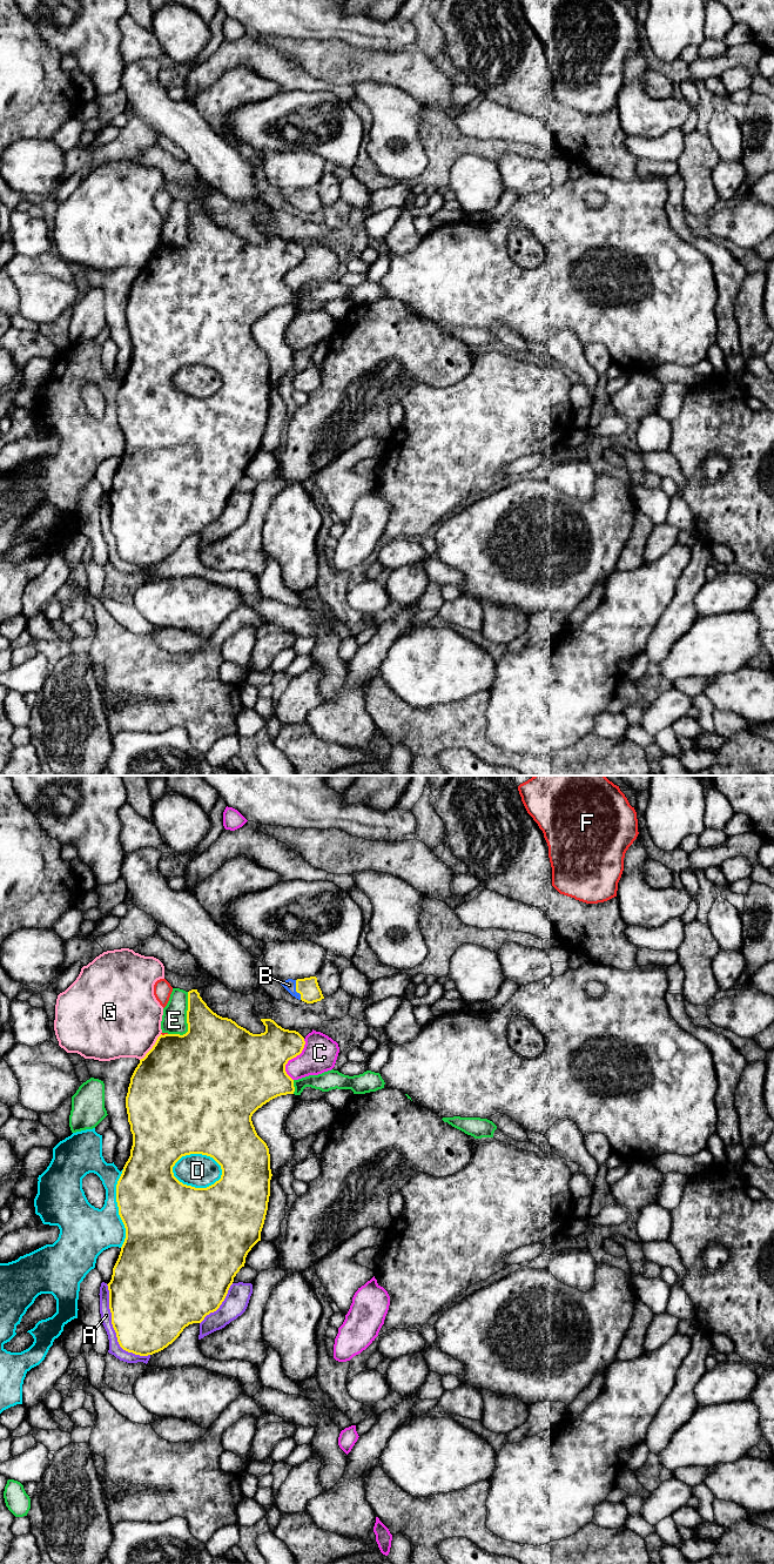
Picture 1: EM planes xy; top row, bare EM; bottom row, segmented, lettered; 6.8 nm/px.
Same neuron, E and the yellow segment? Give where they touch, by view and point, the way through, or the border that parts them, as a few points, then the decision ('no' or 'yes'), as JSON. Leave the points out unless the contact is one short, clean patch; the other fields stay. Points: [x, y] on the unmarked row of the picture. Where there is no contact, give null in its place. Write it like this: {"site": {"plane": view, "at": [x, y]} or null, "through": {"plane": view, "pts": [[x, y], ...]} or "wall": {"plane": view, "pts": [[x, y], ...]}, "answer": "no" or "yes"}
{"site": {"plane": "xy", "at": [187, 232]}, "answer": "no"}

